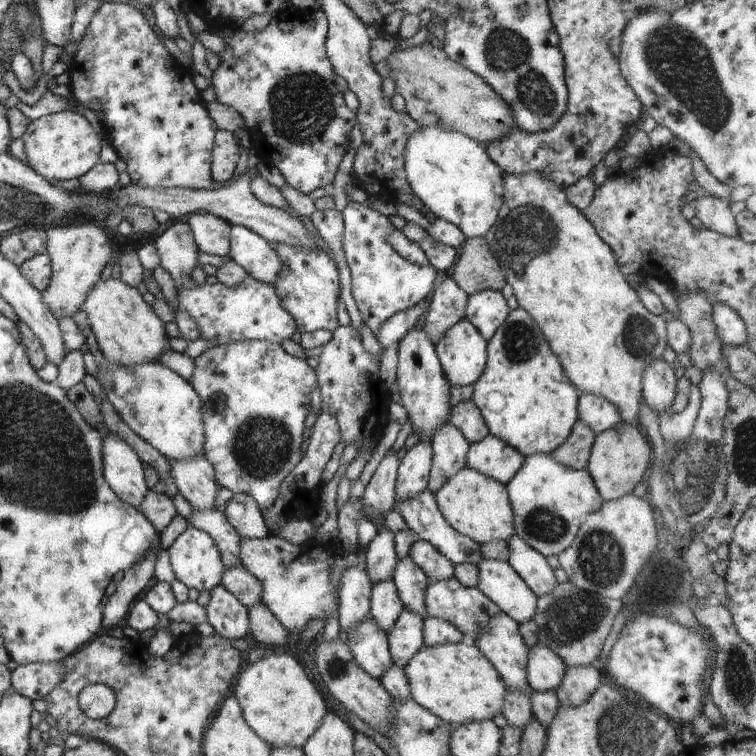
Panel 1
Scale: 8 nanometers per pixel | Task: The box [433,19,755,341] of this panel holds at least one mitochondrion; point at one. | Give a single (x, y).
(678, 59)

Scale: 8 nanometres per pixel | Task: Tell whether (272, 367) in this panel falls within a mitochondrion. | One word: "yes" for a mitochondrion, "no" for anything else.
no

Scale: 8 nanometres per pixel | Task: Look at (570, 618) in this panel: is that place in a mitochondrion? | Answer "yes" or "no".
yes

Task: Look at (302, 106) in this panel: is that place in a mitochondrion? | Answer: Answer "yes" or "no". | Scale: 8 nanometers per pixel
yes

